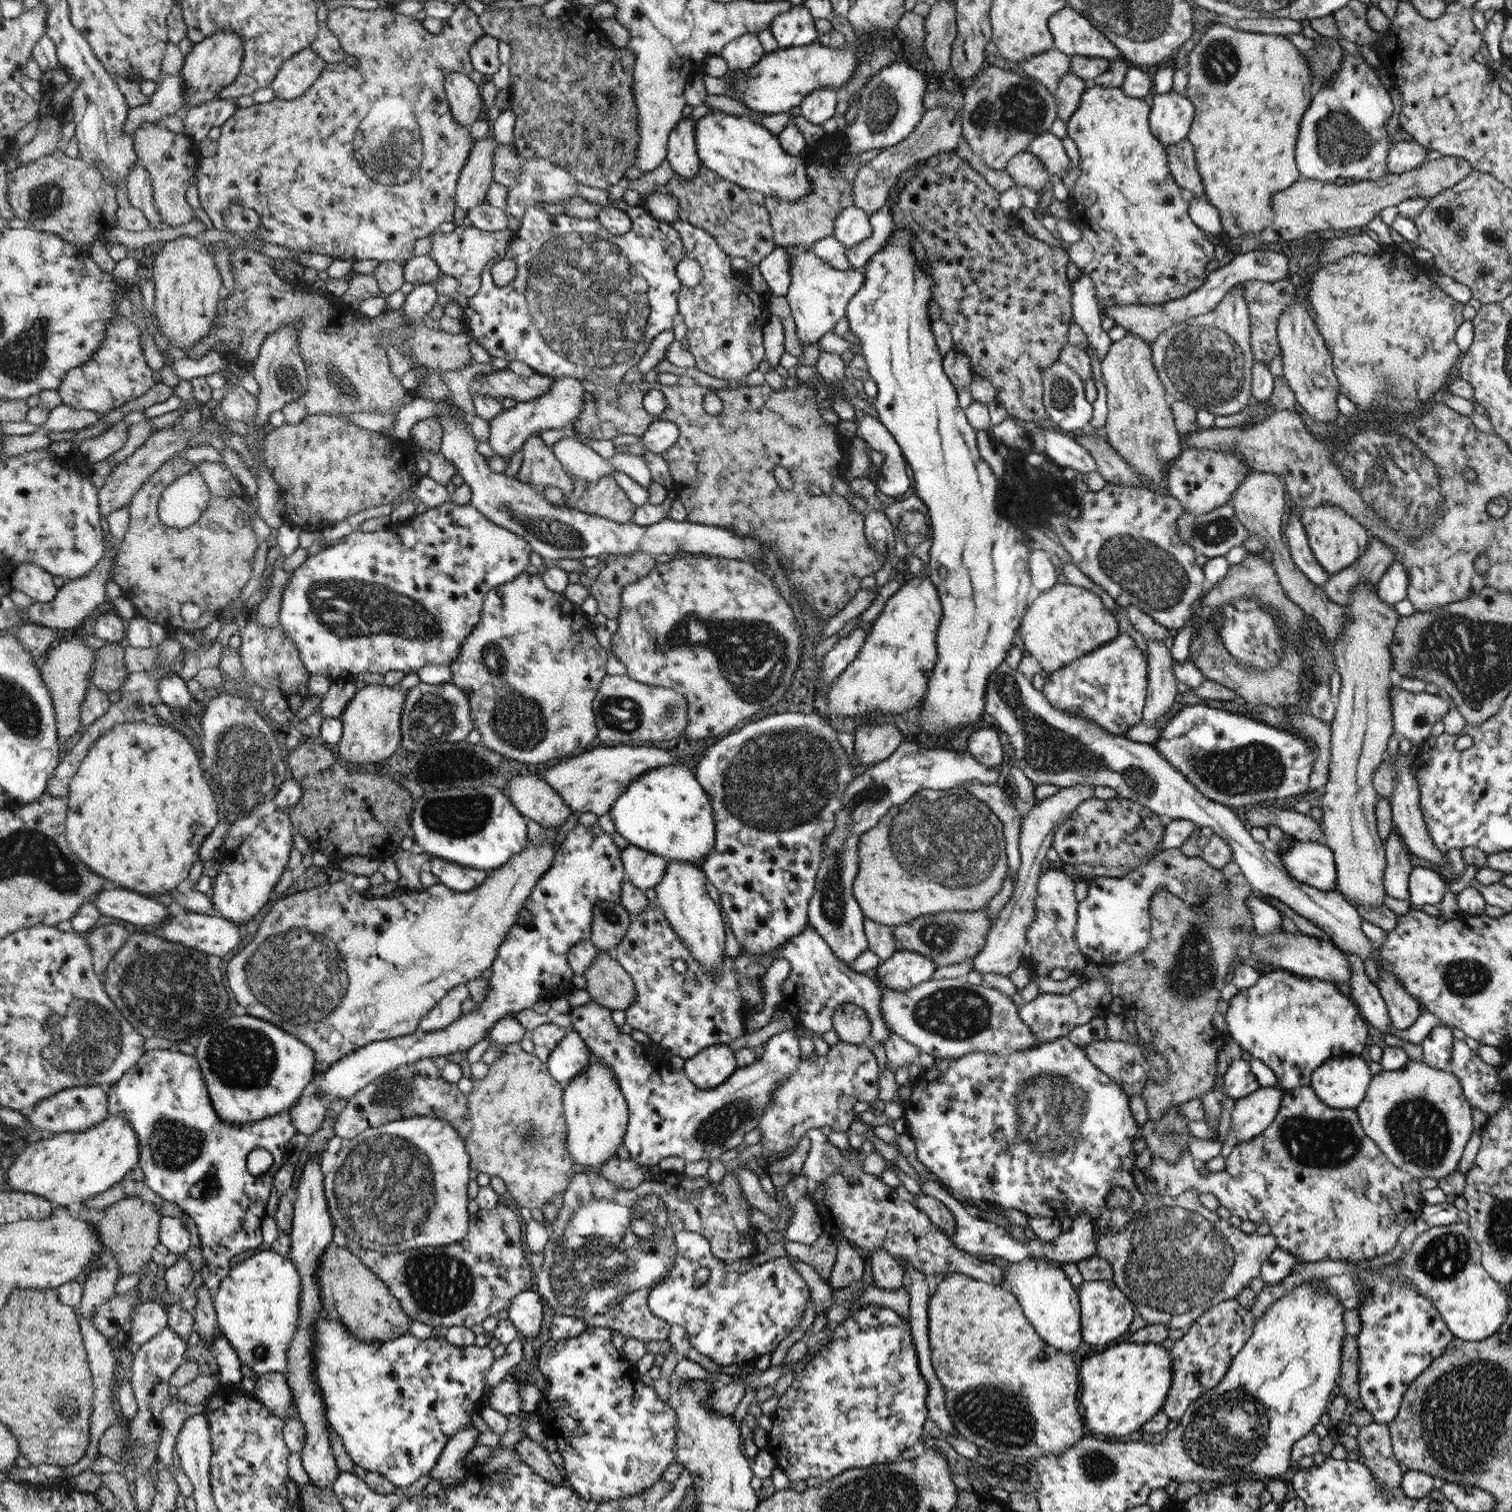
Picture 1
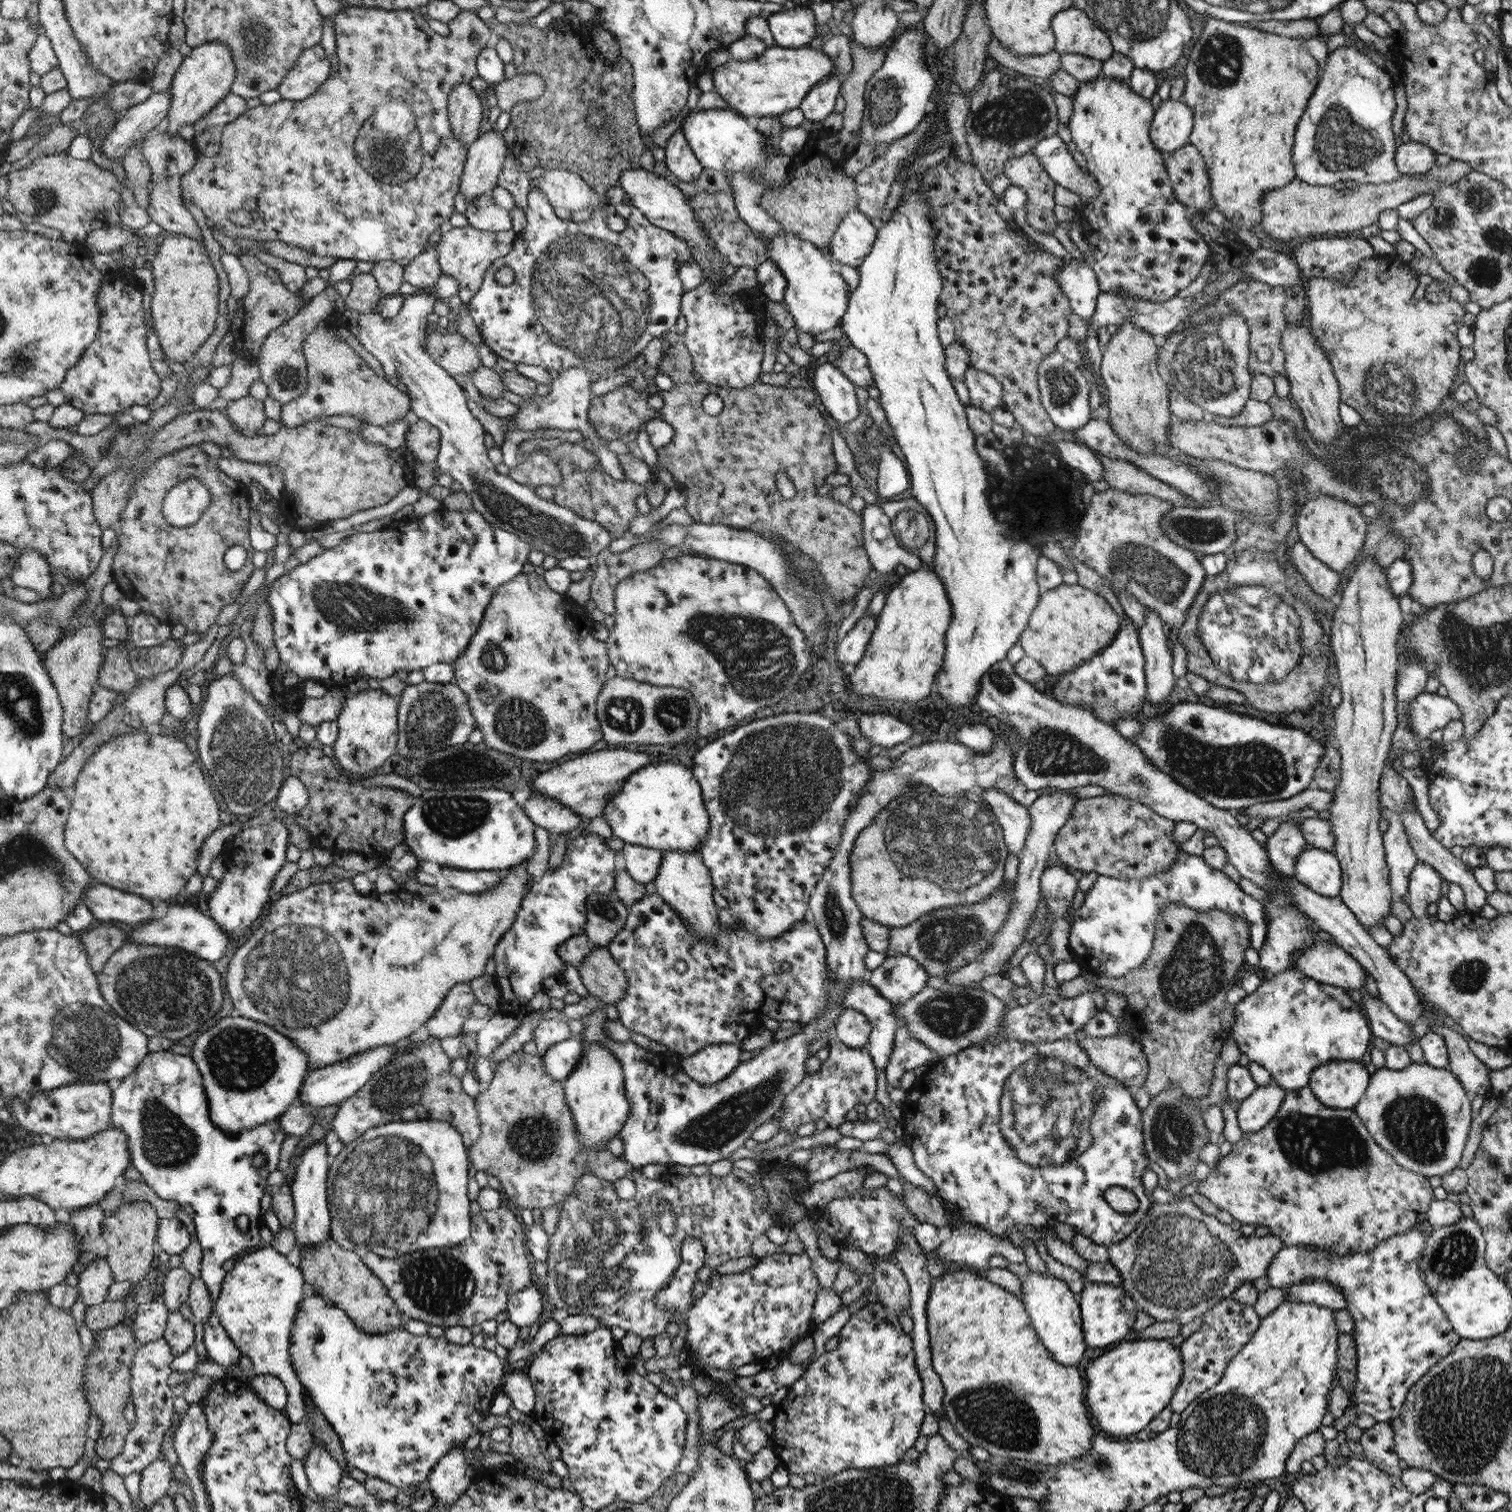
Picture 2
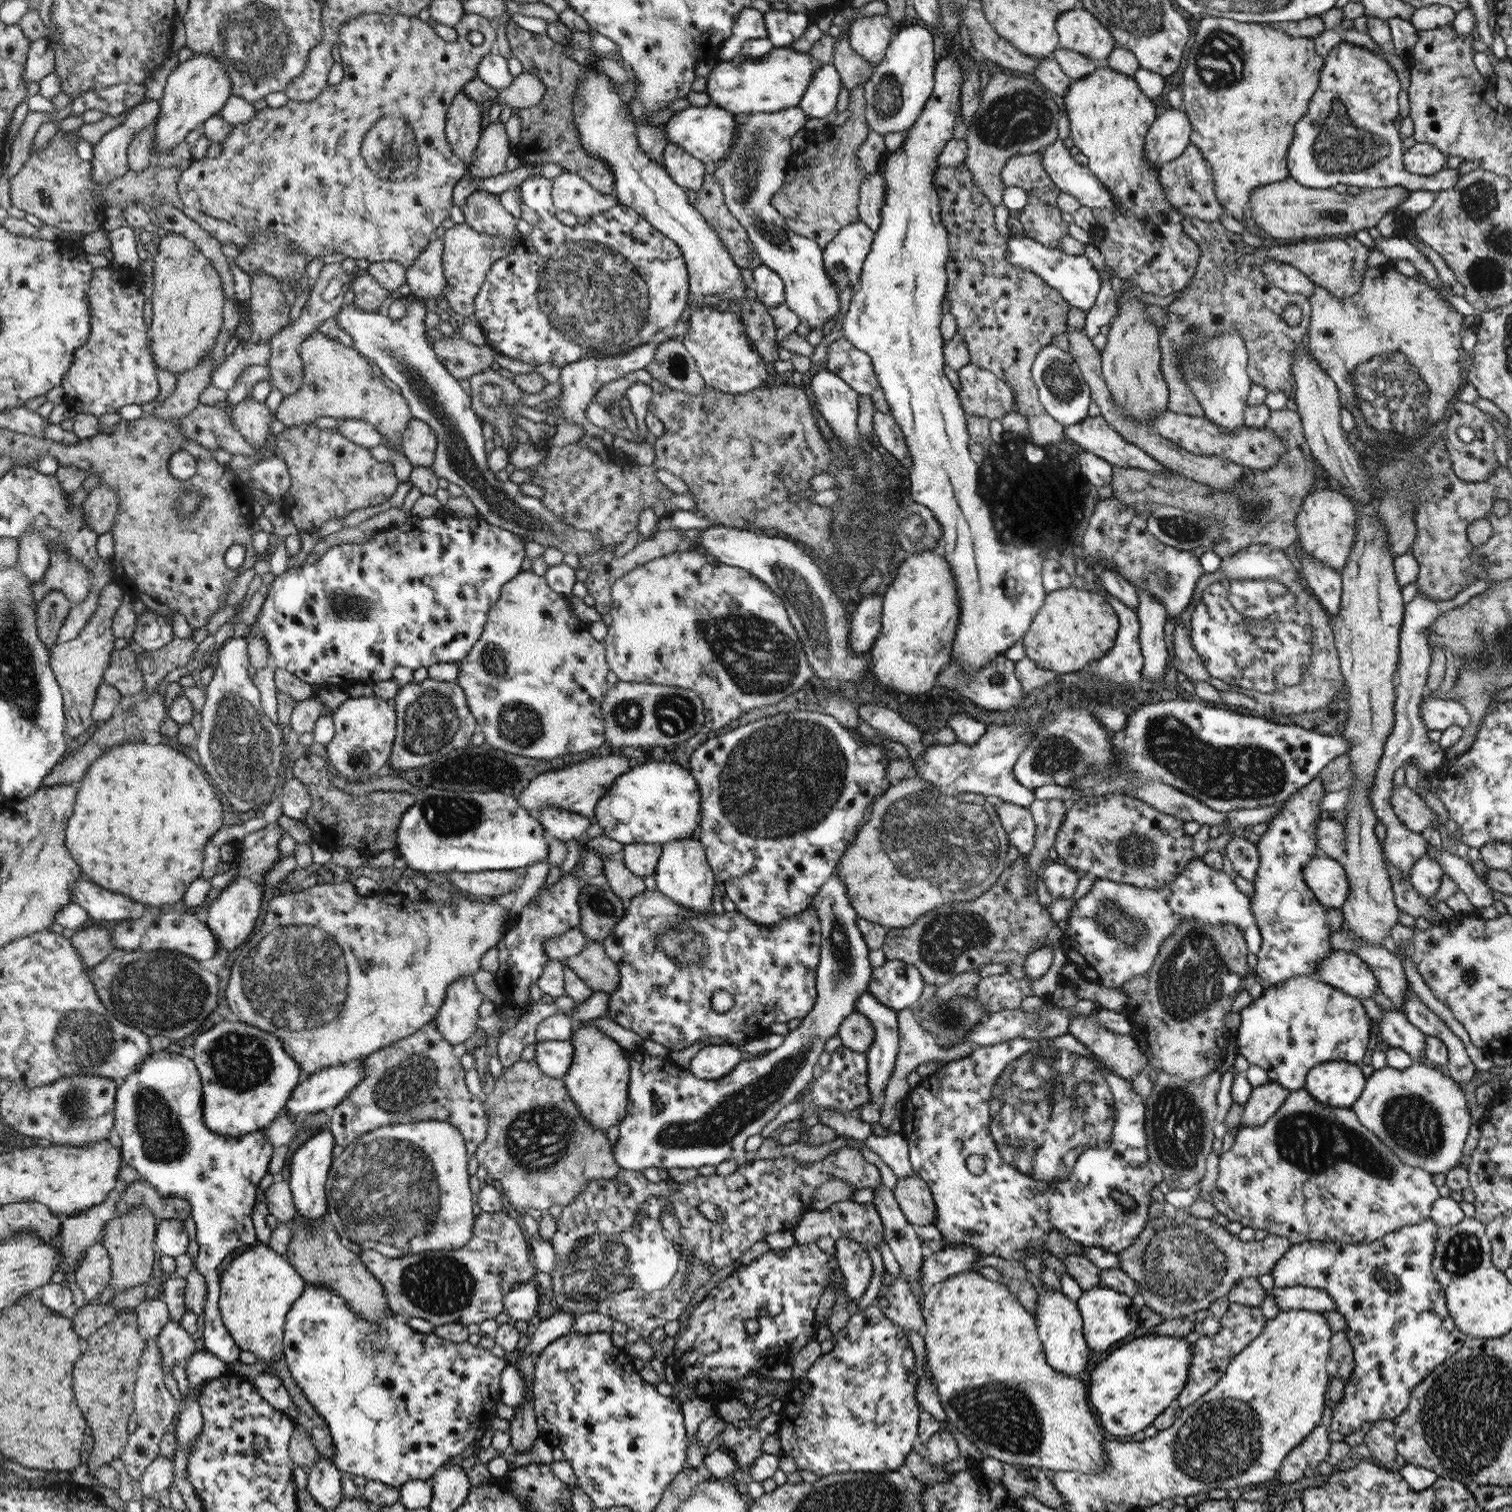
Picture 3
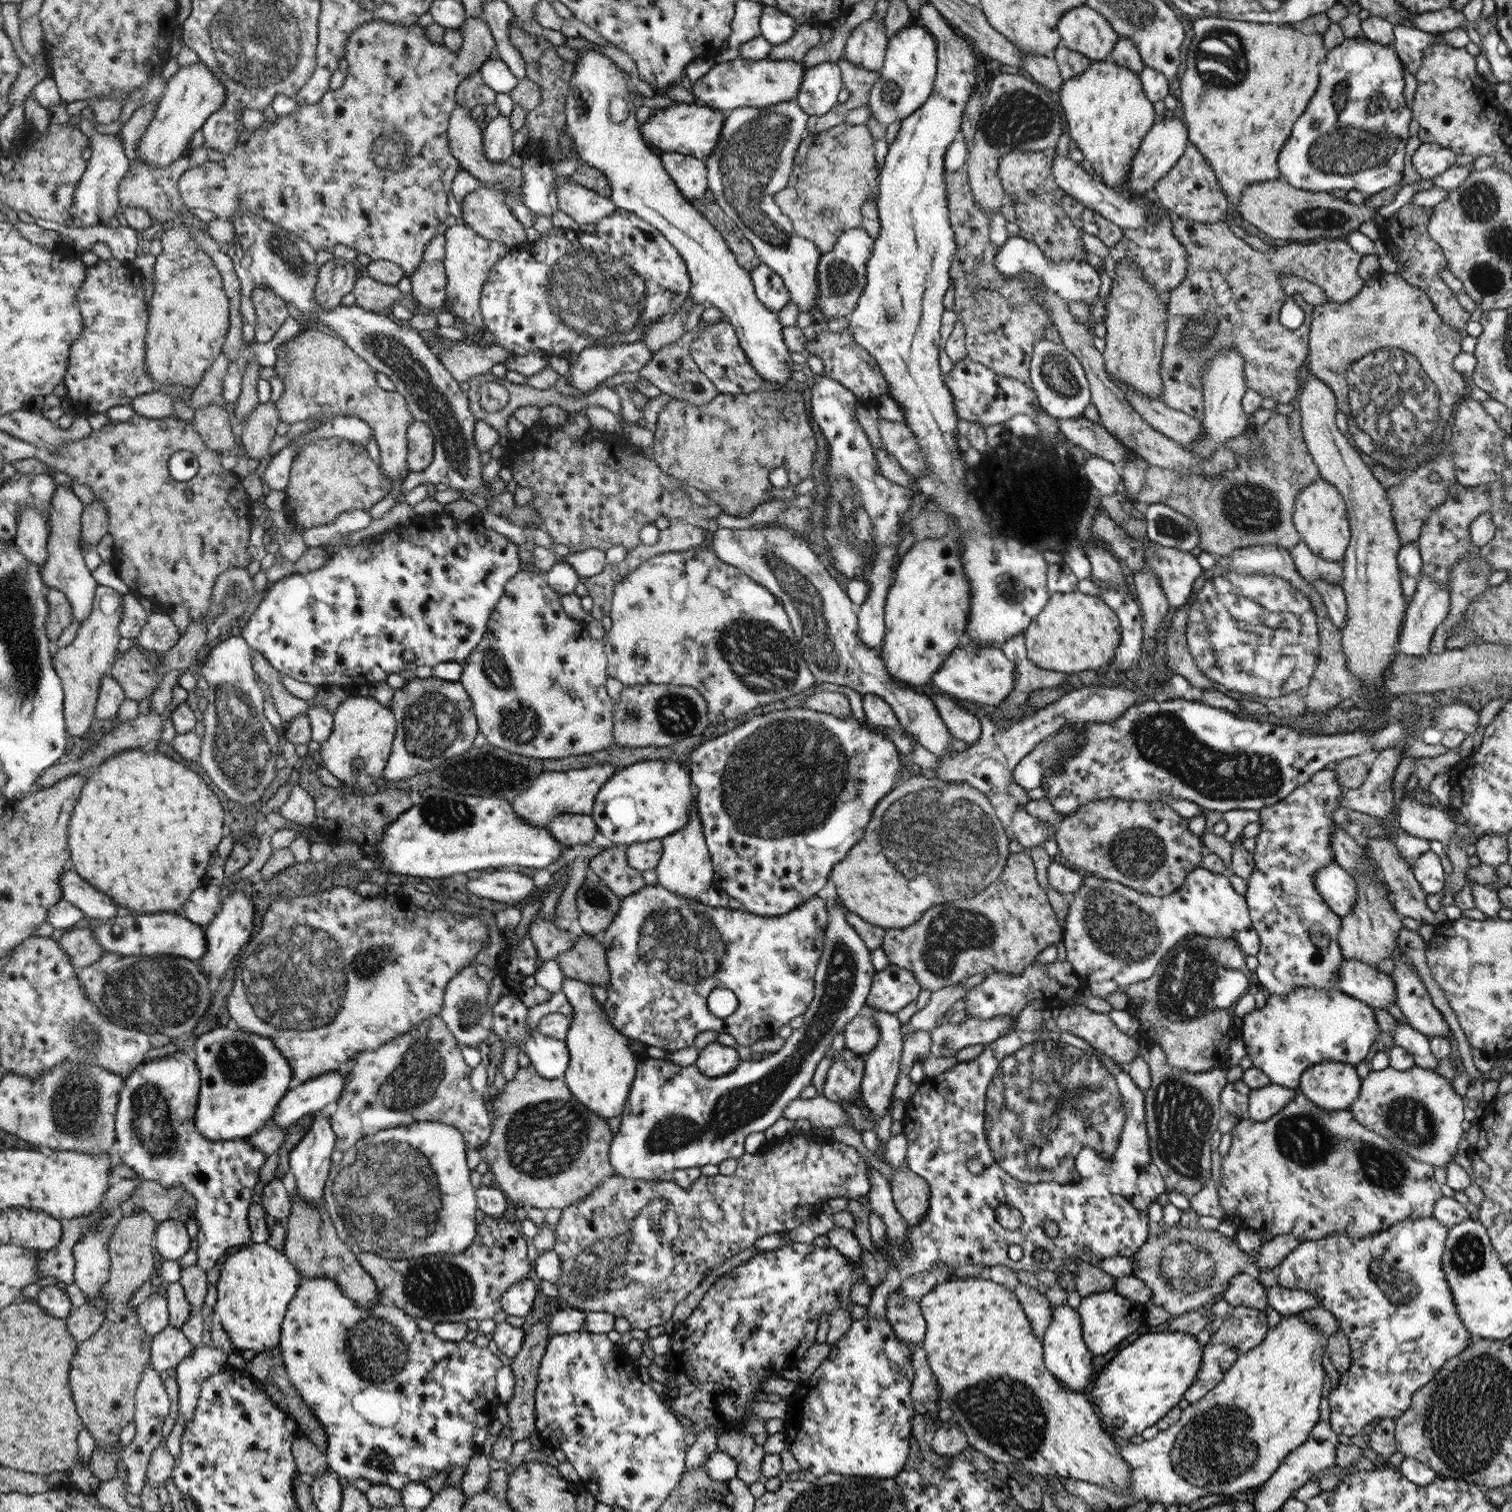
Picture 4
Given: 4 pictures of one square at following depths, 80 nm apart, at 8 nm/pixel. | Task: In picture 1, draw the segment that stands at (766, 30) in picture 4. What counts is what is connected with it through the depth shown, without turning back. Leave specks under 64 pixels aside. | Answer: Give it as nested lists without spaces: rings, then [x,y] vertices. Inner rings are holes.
[[[803,3],[776,16],[769,29],[780,49],[803,47],[818,41],[815,16]]]

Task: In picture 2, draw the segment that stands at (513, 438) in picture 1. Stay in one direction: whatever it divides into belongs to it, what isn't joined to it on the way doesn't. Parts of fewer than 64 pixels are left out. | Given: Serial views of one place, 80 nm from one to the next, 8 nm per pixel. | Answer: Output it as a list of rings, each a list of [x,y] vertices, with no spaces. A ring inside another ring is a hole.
[[[572,367],[562,371],[554,377],[548,395],[530,401],[530,403],[518,404],[519,411],[513,414],[518,425],[512,425],[511,430],[536,430],[537,428],[559,428],[560,430],[579,430],[584,437],[583,447],[598,457],[603,469],[616,480],[624,480],[625,470],[621,465],[619,456],[608,447],[609,440],[598,436],[597,430],[590,422],[589,411],[591,400],[595,397],[592,393],[592,384],[601,378],[600,375],[584,370],[582,367]]]

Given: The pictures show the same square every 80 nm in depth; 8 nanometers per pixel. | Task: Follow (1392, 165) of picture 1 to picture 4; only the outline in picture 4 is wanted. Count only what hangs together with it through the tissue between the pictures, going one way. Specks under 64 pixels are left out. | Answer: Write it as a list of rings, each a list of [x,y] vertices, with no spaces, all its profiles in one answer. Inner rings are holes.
[[[1422,143],[1412,156],[1414,170],[1421,178],[1436,178],[1455,165],[1457,154],[1449,147]]]

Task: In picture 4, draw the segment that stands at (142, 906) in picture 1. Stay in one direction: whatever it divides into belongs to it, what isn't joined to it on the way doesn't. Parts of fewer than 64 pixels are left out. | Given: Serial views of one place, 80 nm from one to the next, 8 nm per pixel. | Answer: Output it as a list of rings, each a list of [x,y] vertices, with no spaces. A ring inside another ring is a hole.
[[[72,867],[63,872],[62,891],[62,900],[76,905],[86,918],[114,919],[124,914],[122,906],[106,893],[96,890],[95,885],[88,884]]]

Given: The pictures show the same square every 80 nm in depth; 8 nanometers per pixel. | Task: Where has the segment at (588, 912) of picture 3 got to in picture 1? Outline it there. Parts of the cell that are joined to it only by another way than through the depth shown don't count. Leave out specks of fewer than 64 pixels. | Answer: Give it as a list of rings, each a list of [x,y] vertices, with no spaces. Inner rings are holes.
[[[599,900],[595,904],[589,939],[599,950],[613,953],[626,936],[632,917],[620,903]]]

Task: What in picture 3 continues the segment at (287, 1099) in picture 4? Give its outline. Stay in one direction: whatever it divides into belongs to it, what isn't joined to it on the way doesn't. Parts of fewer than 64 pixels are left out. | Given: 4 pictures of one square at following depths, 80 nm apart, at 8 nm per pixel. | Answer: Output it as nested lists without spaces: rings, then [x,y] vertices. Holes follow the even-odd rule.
[[[363,1058],[354,1068],[345,1067],[345,1064],[323,1068],[296,1085],[284,1111],[292,1117],[303,1117],[334,1108],[363,1078]]]

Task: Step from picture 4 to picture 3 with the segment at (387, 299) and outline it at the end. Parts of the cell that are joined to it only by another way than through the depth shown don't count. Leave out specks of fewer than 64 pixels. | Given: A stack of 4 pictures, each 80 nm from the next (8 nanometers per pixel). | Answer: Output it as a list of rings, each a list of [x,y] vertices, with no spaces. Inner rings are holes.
[[[366,272],[355,274],[351,289],[354,292],[354,306],[368,312],[378,312],[378,308],[384,304],[384,301],[390,296],[386,288],[372,279]]]

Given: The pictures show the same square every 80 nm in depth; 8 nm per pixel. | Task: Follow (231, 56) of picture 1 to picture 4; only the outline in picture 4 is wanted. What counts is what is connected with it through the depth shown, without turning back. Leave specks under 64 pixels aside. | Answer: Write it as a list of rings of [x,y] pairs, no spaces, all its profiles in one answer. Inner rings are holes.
[[[199,60],[194,66],[183,66],[166,81],[162,98],[157,102],[154,118],[146,127],[138,147],[141,162],[132,165],[168,168],[175,160],[187,155],[188,144],[207,119],[226,103],[227,89],[218,76]]]

